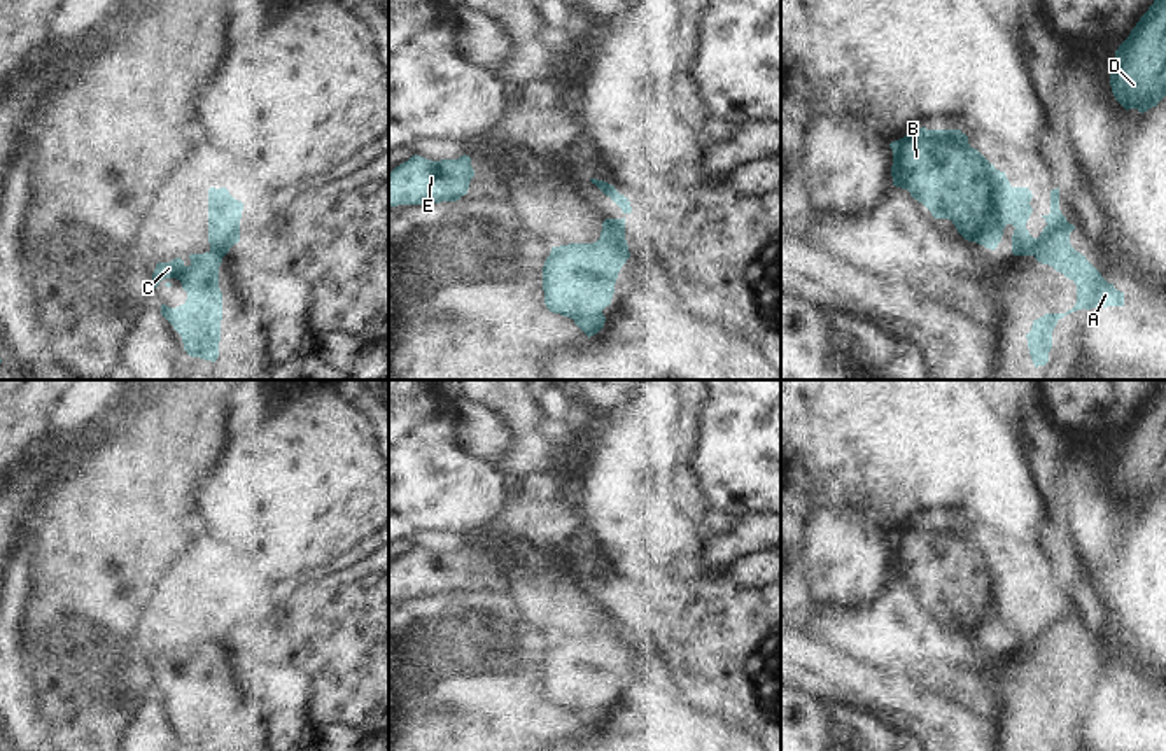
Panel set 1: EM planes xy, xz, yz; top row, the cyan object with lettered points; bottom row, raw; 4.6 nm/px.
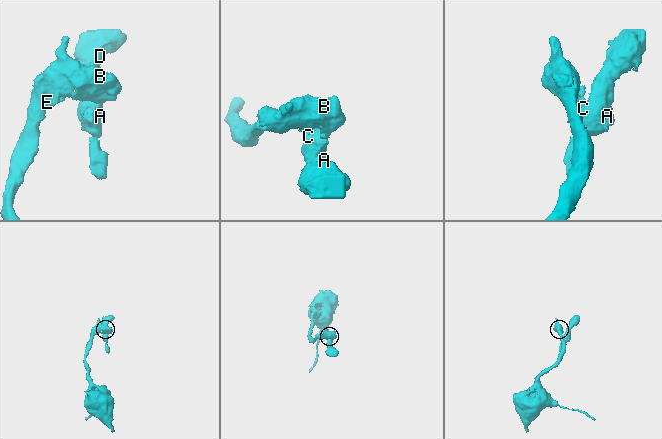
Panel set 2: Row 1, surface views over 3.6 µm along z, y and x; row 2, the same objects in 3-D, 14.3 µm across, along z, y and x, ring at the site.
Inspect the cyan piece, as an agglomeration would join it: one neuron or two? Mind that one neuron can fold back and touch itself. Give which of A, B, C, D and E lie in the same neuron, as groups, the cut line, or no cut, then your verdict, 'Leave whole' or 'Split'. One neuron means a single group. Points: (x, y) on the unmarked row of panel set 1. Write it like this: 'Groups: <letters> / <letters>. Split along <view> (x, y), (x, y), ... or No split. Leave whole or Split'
Groups: A C D / B E. Split along xz (624, 622), (615, 620), (606, 629), (601, 629). Split

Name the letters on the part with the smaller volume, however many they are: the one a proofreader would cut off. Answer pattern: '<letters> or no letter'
A, C, D

